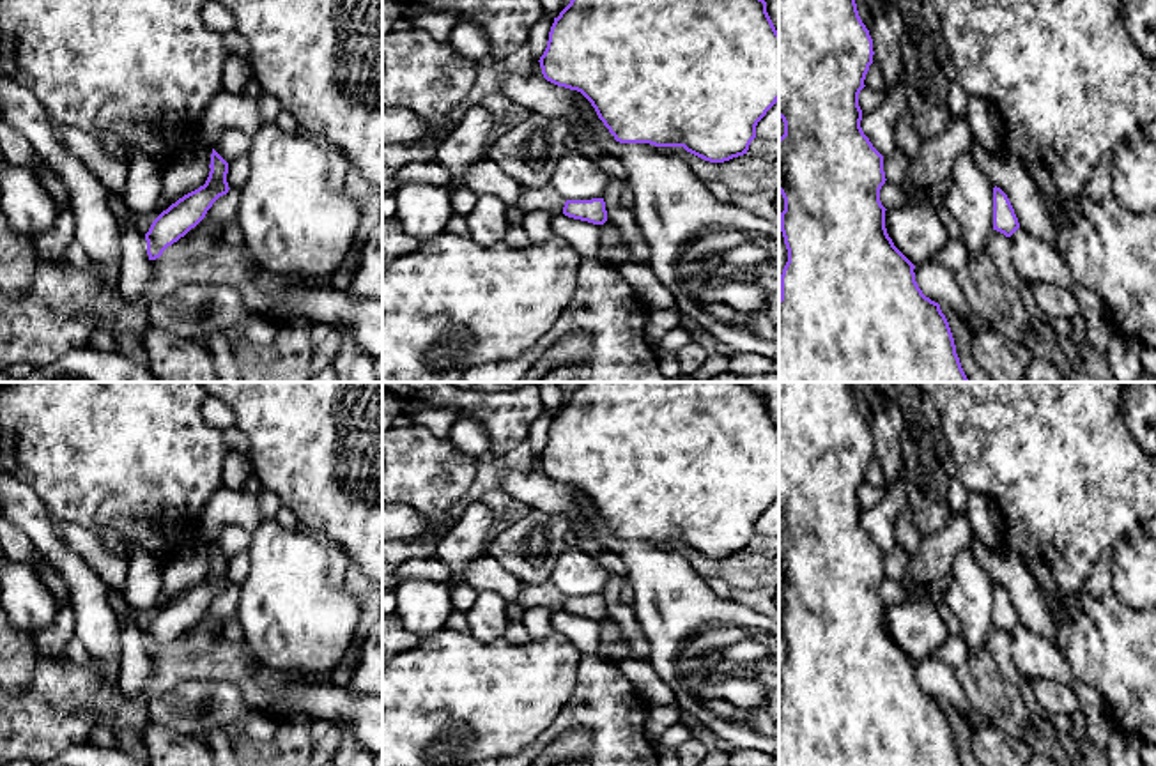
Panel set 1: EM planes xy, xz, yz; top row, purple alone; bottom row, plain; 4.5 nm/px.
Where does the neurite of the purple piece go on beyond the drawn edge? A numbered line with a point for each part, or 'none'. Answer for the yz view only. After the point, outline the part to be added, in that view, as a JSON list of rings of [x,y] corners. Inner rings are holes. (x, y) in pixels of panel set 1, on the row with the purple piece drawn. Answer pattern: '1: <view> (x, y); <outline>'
none

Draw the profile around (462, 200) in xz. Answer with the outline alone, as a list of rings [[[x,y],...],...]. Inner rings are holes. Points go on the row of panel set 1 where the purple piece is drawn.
[[[459,188],[459,189],[451,191],[451,205],[453,205],[455,214],[467,218],[467,214],[474,207],[476,200],[478,200],[478,195],[469,189]]]

